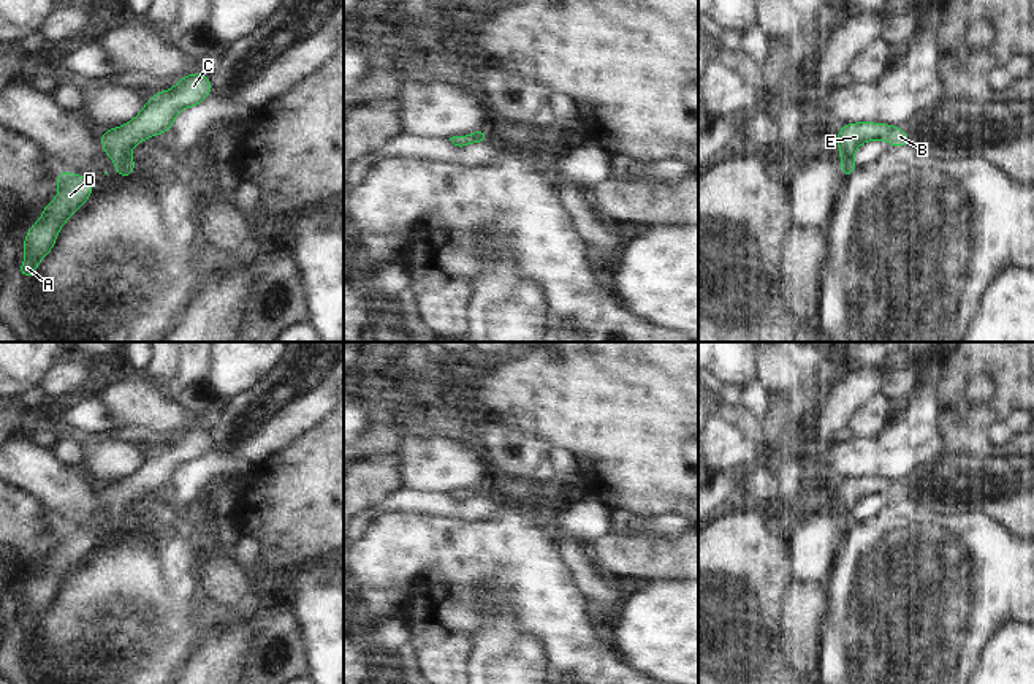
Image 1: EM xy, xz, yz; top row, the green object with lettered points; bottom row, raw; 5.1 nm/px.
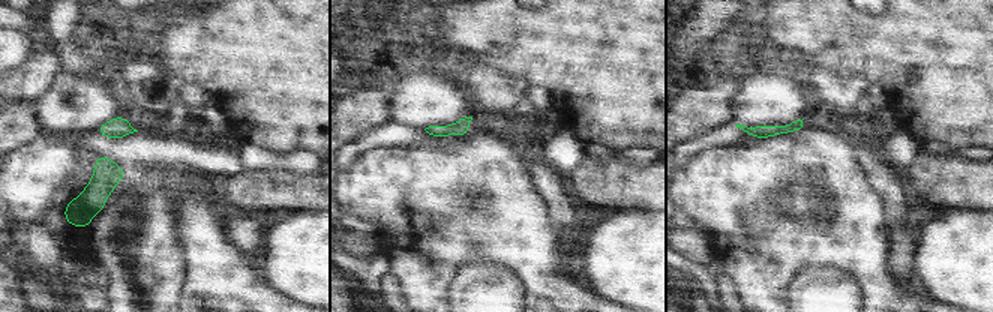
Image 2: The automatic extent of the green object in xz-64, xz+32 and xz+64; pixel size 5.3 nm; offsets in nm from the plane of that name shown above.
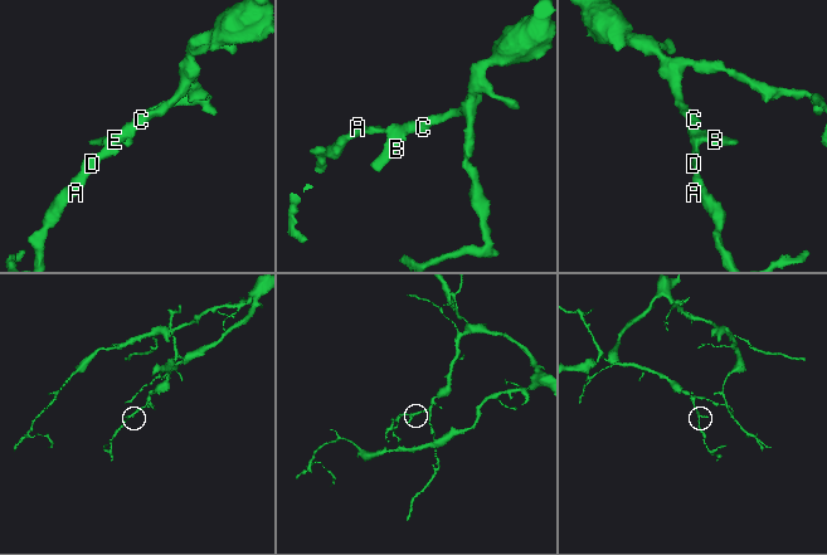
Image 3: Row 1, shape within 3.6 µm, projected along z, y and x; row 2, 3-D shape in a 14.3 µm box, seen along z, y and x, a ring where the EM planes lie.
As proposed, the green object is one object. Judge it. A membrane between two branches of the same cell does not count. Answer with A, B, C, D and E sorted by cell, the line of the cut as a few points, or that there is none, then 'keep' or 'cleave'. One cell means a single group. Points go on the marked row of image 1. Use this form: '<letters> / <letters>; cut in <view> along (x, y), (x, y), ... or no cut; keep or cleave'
A B C D E; no cut; keep

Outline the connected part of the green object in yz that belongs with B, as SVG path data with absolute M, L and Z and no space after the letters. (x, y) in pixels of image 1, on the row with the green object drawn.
M844 124L842 130L836 133L838 136L838 150L841 154L841 171L842 177L850 176L858 165L853 160L853 154L861 142L869 142L874 139L885 139L893 147L909 146L909 135L904 133L899 127L891 127L888 124Z

